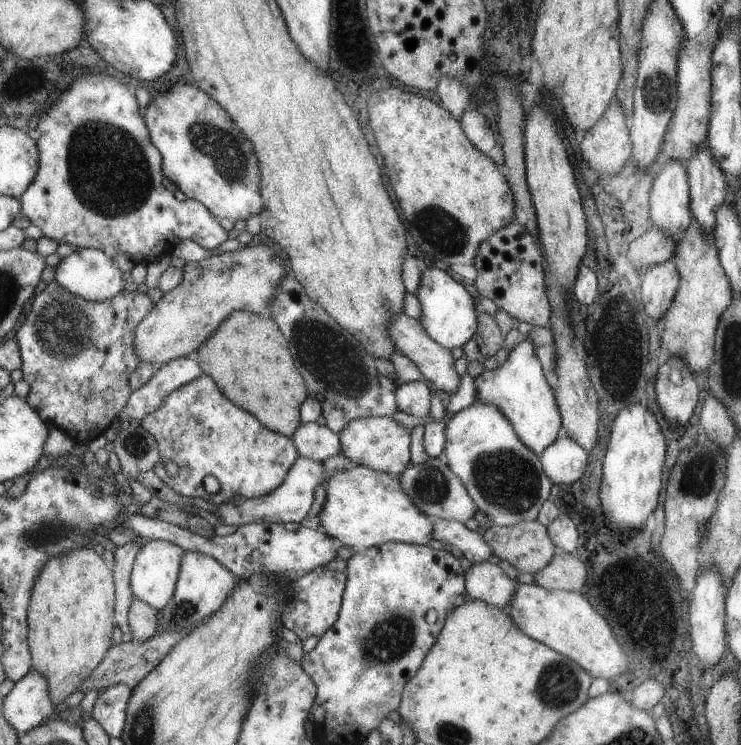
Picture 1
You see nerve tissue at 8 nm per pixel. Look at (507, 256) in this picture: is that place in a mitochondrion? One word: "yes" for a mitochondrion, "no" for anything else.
no

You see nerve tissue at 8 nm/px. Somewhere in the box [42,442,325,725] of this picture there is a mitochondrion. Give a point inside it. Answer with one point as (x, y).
(182, 610)

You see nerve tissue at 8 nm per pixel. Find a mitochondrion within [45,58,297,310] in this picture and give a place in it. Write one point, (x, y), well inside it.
(108, 170)

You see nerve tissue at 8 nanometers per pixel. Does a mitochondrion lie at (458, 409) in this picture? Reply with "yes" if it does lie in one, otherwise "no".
no

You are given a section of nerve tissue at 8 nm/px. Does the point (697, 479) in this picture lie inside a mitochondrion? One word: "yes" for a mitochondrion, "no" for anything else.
yes

